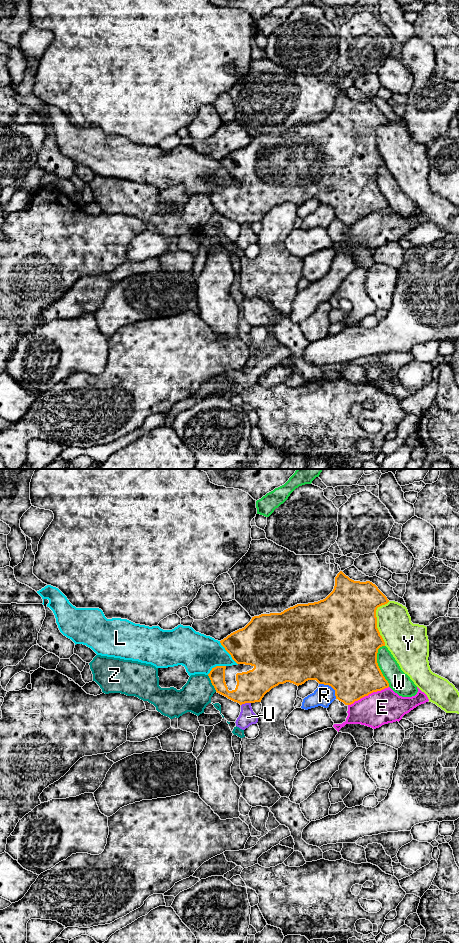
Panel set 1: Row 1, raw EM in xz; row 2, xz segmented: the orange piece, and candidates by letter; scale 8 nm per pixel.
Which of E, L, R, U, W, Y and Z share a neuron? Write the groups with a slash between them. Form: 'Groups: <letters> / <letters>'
Groups: E / L / R / U / W / Y / Z

